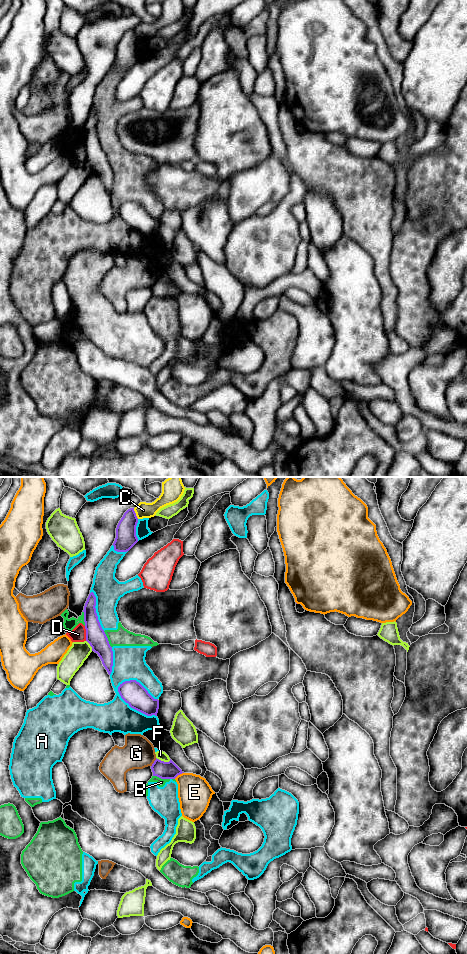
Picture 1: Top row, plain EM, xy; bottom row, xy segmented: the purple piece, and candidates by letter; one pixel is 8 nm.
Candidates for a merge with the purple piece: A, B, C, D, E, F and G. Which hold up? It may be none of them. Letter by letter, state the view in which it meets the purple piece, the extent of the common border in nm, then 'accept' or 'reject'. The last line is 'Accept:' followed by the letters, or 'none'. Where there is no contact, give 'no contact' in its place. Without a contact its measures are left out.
A: contact in xy; length 400 nm; reject
B: contact in xy; length 140 nm; reject
C: contact in xy; length 100 nm; reject
D: contact in xy; length 120 nm; reject
E: contact in xy; length 90 nm; reject
F: contact in xy; length 120 nm; reject
G: contact in xy; length 80 nm; reject
Accept: none

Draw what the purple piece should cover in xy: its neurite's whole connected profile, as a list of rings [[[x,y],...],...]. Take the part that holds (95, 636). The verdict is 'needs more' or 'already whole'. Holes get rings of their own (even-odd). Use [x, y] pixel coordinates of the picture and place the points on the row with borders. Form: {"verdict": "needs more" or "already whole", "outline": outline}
{"verdict": "already whole", "outline": [[[91,592],[84,606],[84,622],[86,629],[86,641],[92,647],[92,651],[98,654],[103,666],[110,675],[113,666],[113,651],[108,638],[102,629],[96,613],[96,597]]]}

